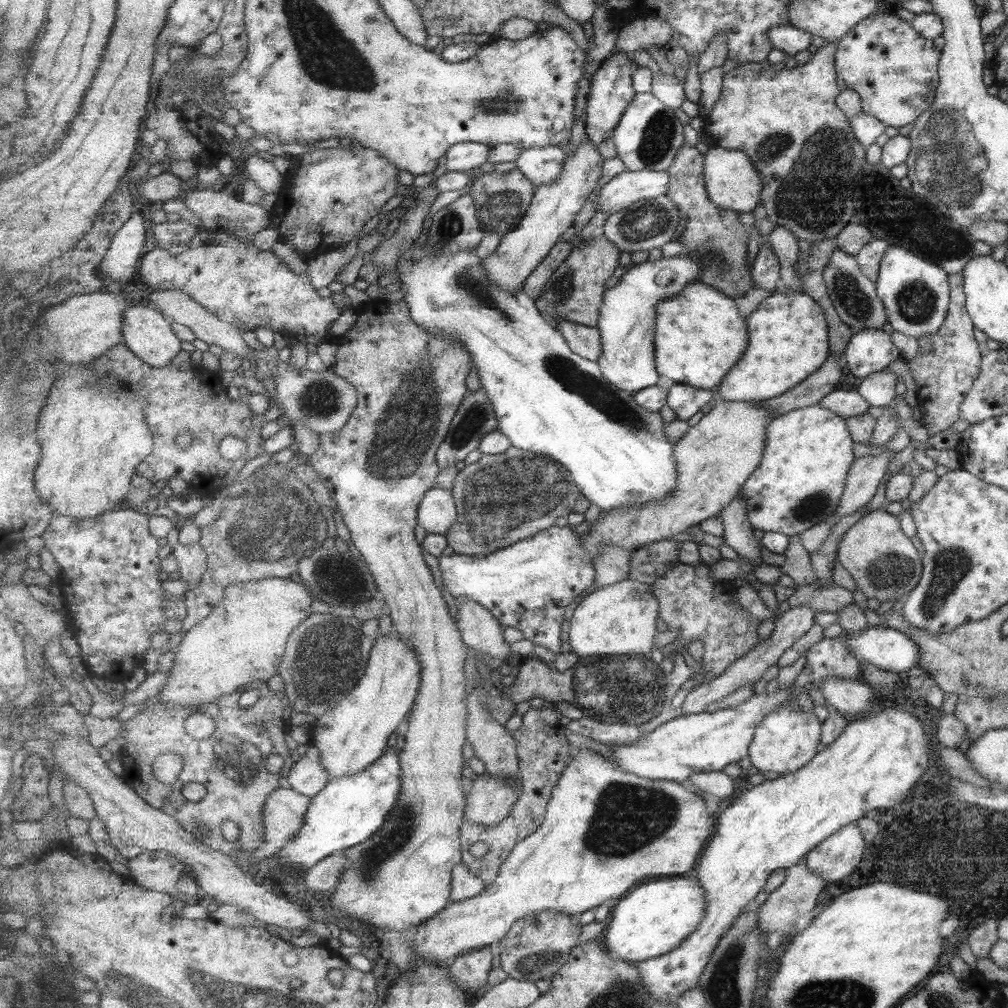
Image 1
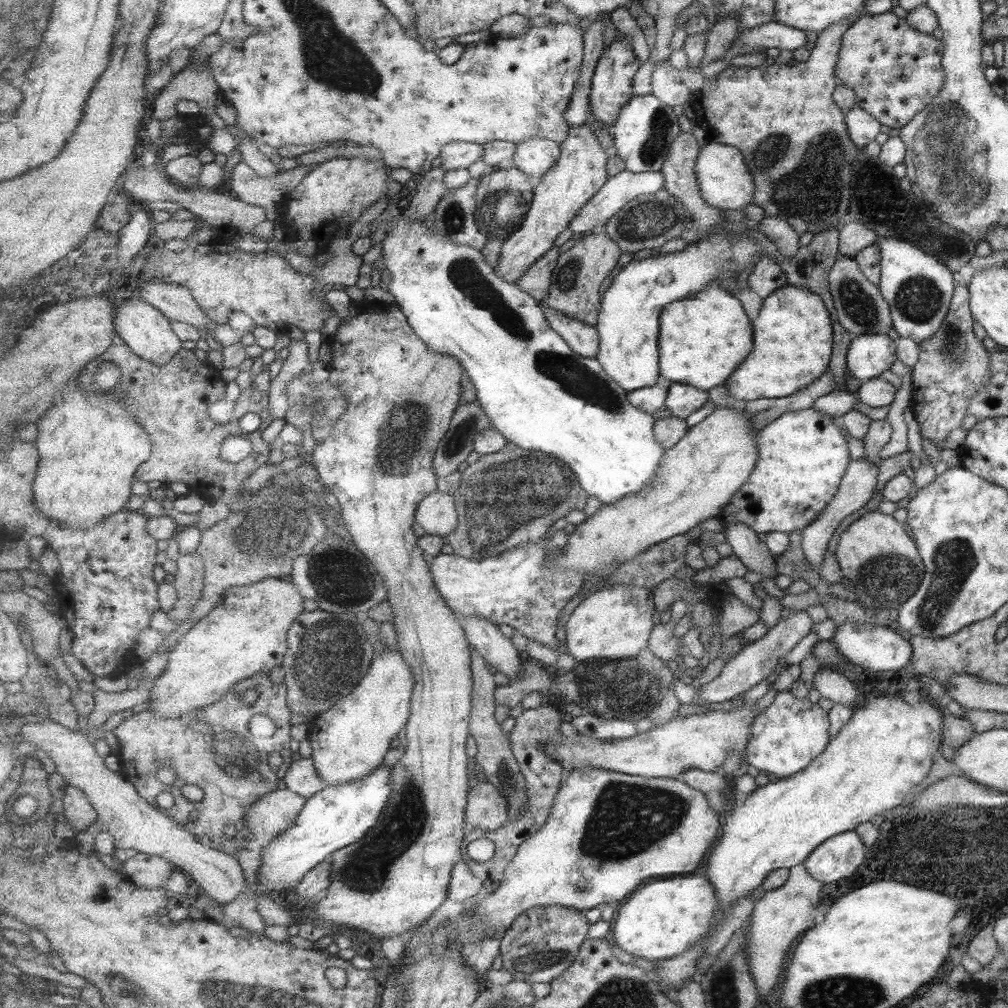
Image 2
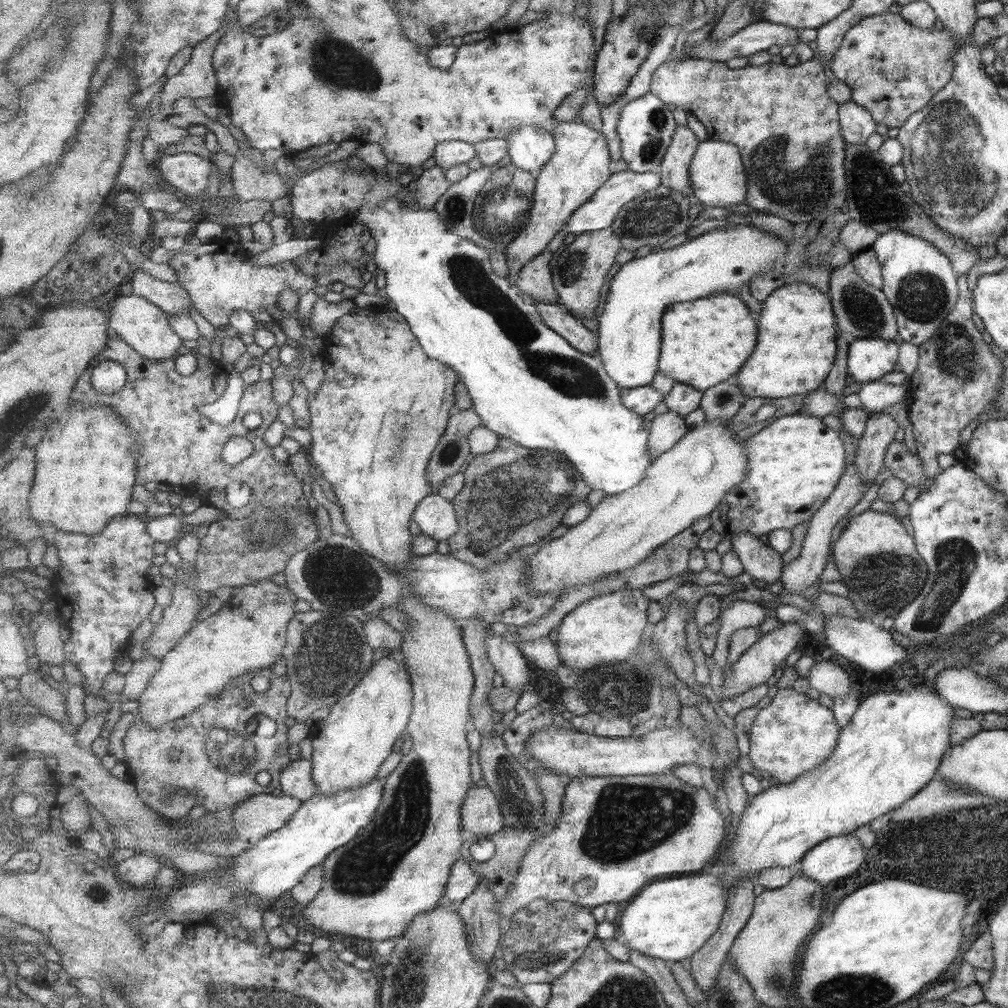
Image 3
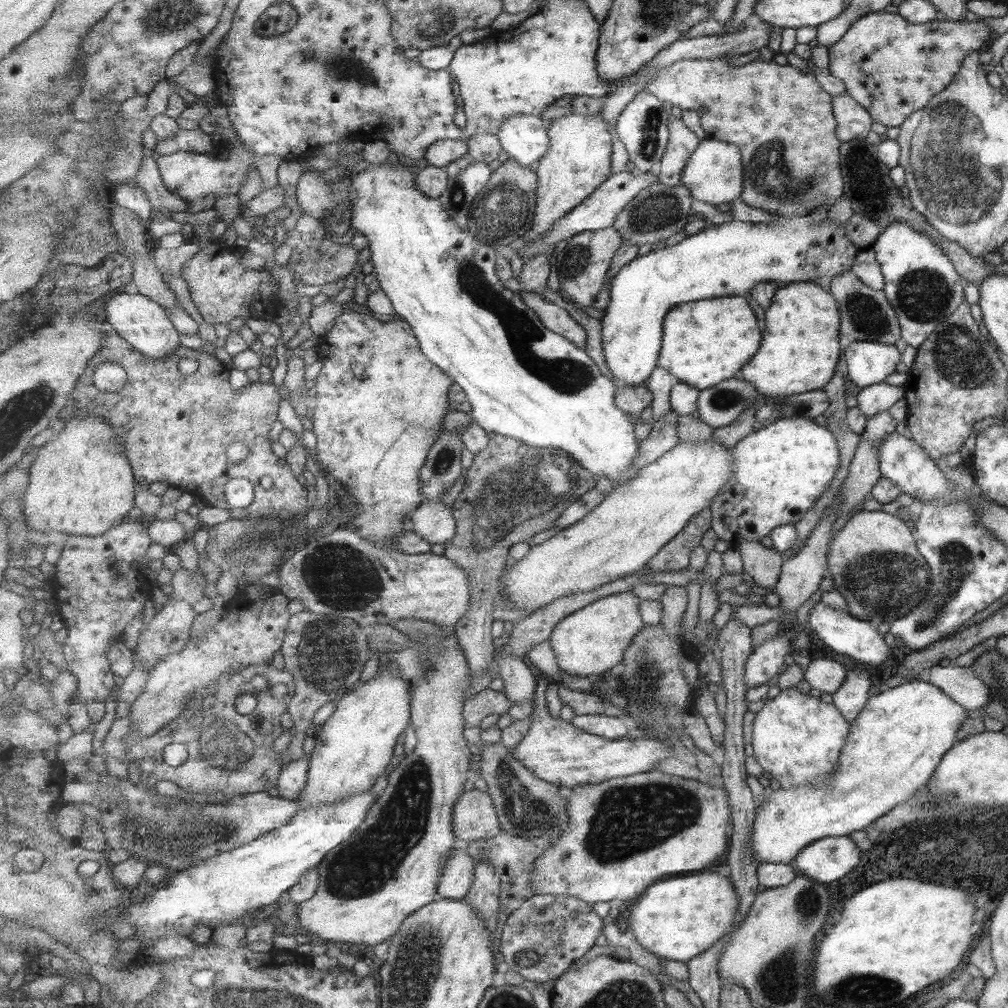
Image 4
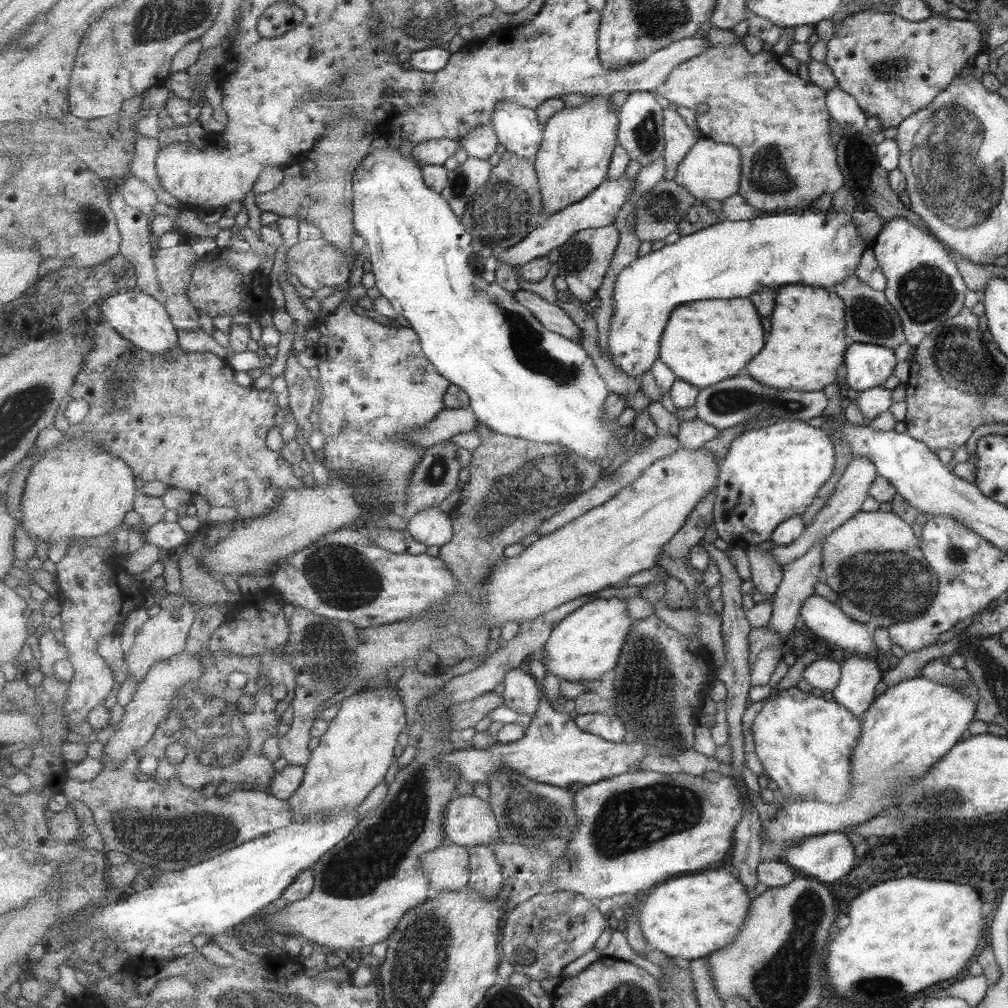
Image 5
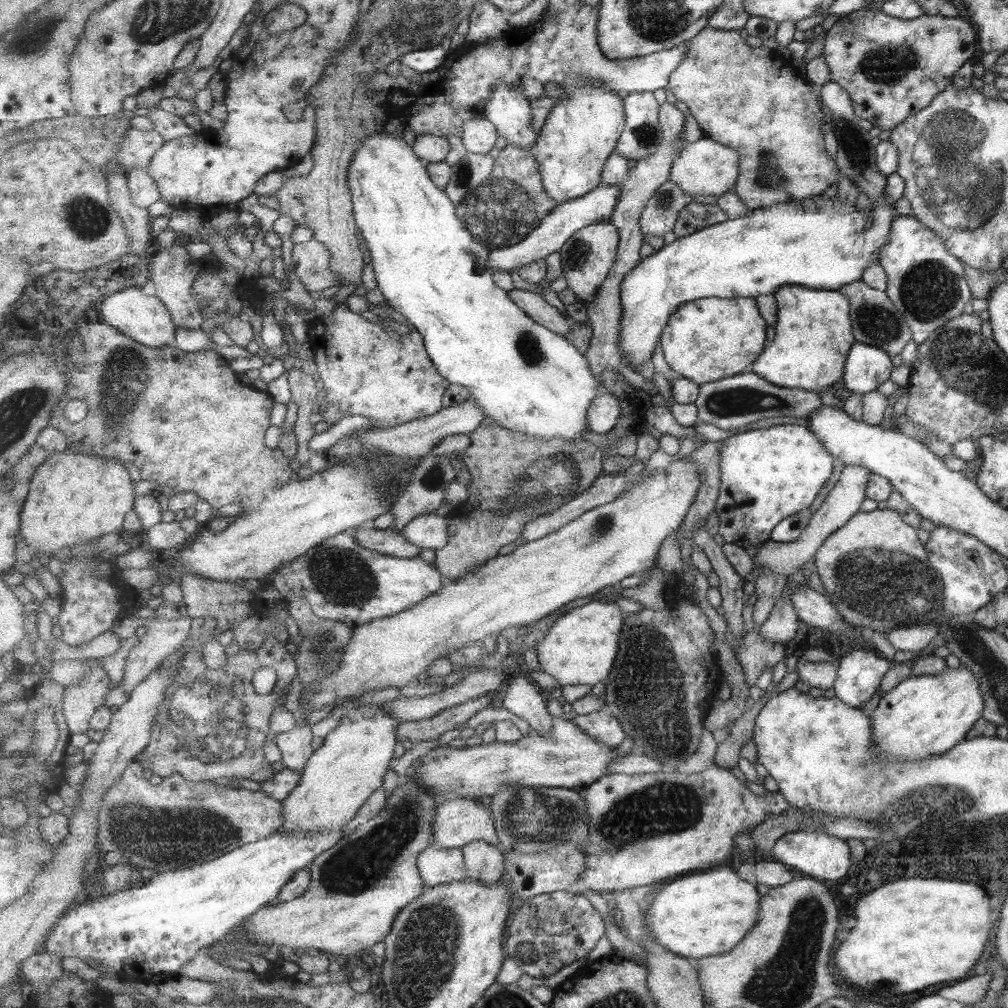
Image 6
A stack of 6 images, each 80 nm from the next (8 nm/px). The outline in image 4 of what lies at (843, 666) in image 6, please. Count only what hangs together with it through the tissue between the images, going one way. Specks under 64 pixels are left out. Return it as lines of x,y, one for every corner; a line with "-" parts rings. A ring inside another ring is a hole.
855,663
852,669
846,673
845,682
839,689
832,692
831,702
837,710
844,715
844,719
851,724
857,718
859,711
864,708
867,699
870,697
868,668

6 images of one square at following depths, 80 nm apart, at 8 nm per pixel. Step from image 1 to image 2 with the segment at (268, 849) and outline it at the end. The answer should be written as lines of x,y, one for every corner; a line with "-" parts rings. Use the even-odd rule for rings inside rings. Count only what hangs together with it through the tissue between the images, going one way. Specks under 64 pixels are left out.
282,786
261,797
259,801
255,801
252,804
253,806
249,808
249,812
244,818
249,831
248,840
244,842
244,845
234,856
242,864
249,885
254,886
254,883
257,882
258,868
261,864
264,846
267,846
271,841
275,841
277,837
280,837
281,833
284,834
290,826
295,825
296,818
303,812
307,801
307,798
303,798
300,794

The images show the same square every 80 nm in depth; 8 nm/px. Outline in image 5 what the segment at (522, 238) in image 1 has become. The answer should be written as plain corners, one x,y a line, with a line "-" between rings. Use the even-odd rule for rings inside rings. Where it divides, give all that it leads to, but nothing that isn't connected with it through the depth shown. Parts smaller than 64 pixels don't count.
587,97
586,100
587,102
579,108
567,107
557,112
543,128
543,142
534,160
544,196
543,219
549,218
553,213
558,213
566,206
587,198
609,179
609,168
614,151
620,145
620,108
617,108
610,98
606,98
605,102
591,97

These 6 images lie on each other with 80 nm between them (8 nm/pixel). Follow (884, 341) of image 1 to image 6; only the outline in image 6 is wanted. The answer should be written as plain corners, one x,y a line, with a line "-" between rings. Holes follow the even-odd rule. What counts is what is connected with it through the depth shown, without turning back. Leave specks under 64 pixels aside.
856,342
845,359
843,384
851,393
862,396
889,380
889,372
891,362
886,351

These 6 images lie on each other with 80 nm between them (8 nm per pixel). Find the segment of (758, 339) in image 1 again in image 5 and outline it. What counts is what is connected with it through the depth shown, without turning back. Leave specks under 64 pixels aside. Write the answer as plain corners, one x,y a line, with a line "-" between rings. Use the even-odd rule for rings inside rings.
783,285
776,288
777,310
765,350
749,364
749,374
773,388
821,390
831,384
845,354
844,302
832,290
817,286

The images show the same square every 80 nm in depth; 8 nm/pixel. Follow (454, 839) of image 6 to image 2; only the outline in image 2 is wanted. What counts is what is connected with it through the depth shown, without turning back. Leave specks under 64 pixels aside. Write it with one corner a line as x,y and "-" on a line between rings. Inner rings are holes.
478,783
469,791
466,808
468,828
480,828
495,832
510,820
509,799
497,790
493,783

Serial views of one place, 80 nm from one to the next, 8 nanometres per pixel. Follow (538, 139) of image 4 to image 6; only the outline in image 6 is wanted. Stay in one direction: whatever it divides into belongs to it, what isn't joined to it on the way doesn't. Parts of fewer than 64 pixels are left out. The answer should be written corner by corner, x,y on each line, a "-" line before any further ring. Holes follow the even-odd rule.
499,82
492,95
486,112
488,120
495,124
508,144
534,152
539,134
532,127
533,108
530,100
519,89
505,82

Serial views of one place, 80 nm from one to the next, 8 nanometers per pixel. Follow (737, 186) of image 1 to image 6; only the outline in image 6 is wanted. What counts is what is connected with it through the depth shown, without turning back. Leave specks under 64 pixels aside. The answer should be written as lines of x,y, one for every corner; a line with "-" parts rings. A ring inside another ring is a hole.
704,136
697,142
688,144
675,158
671,182
681,187
687,194
721,196
735,192
737,180
741,176
740,154
733,147
723,146
711,137

